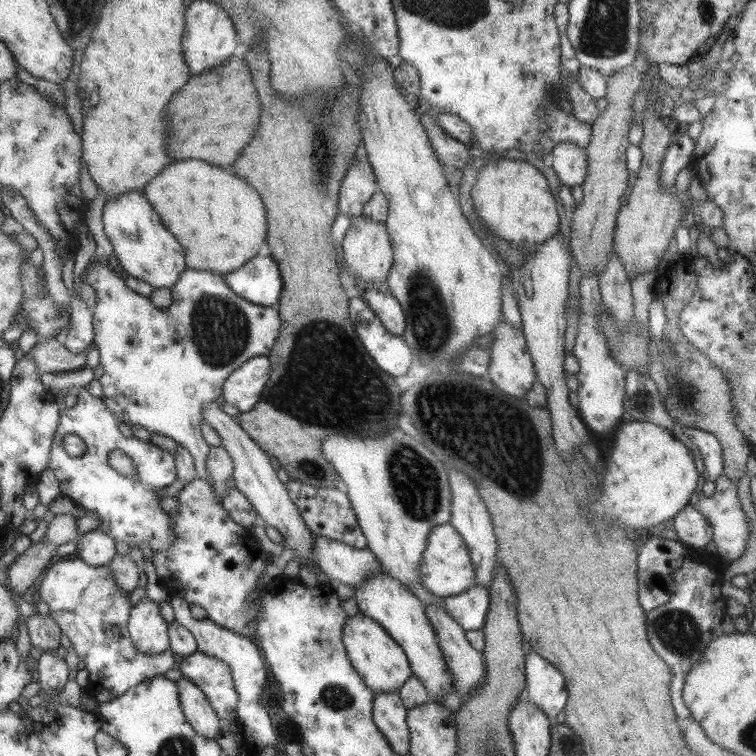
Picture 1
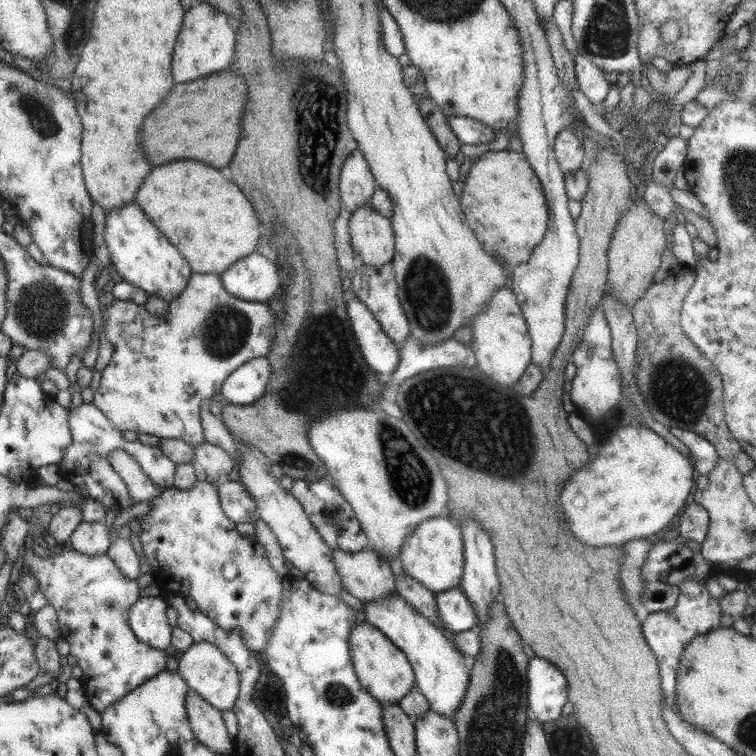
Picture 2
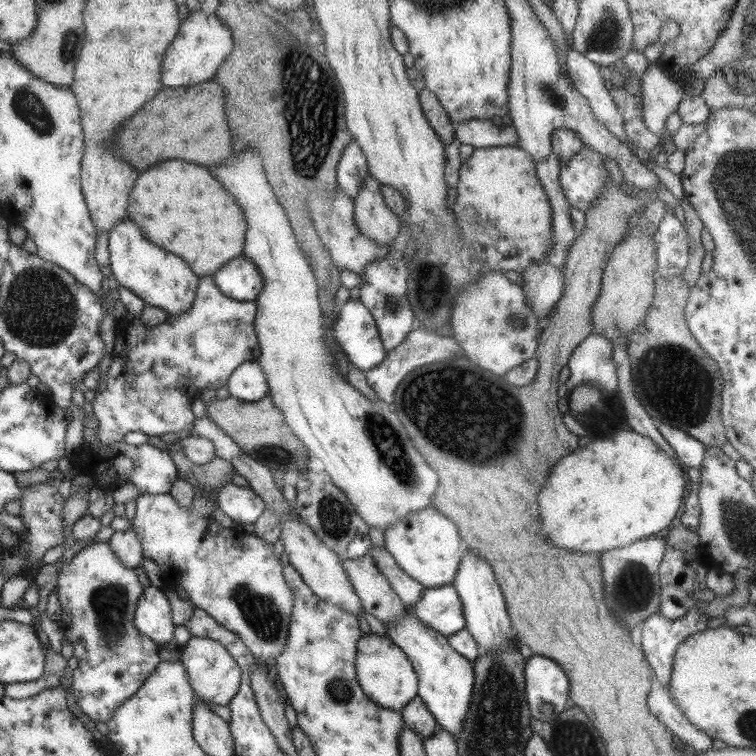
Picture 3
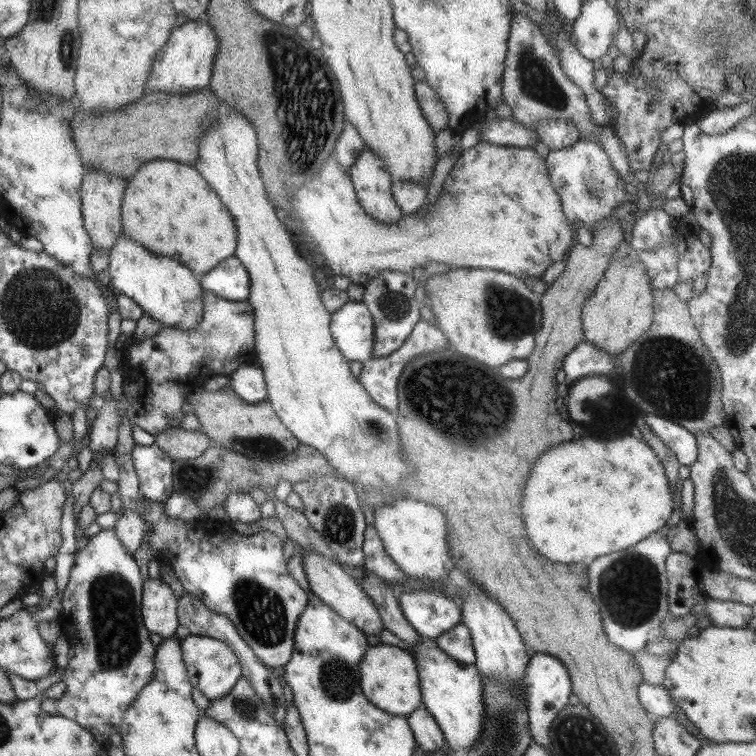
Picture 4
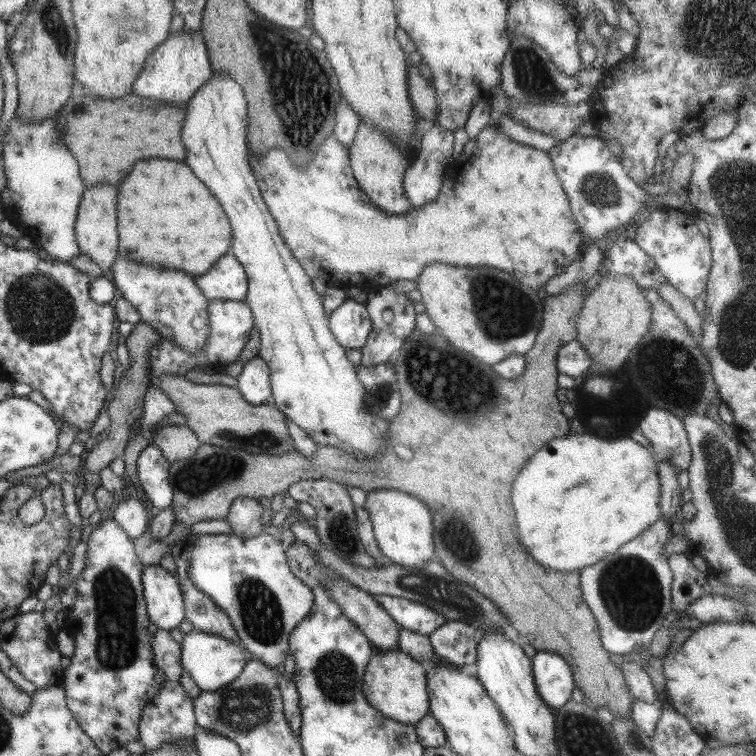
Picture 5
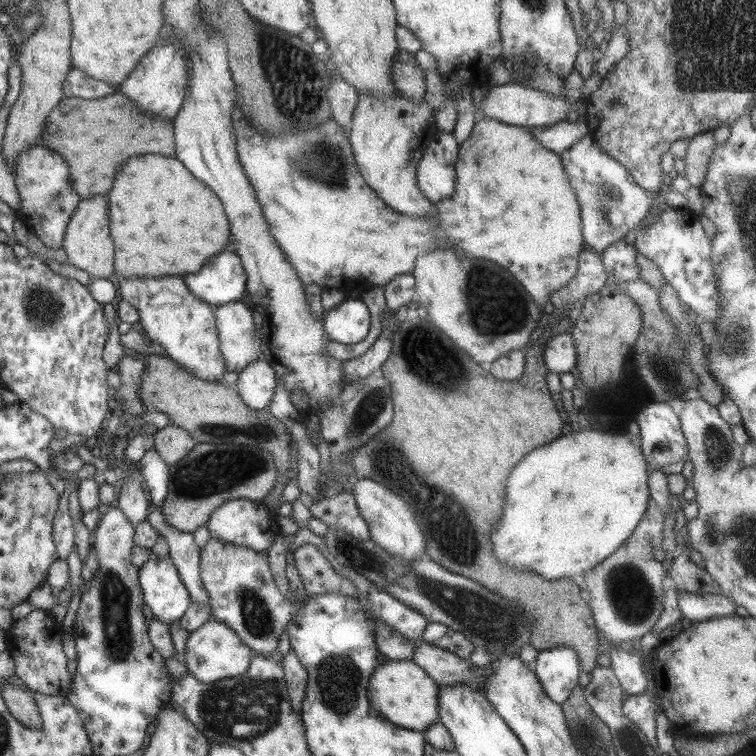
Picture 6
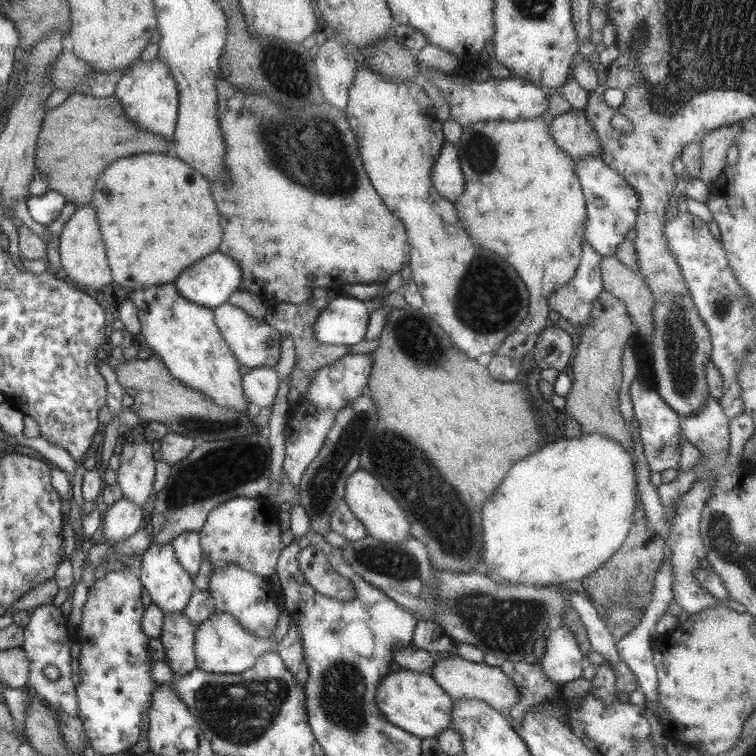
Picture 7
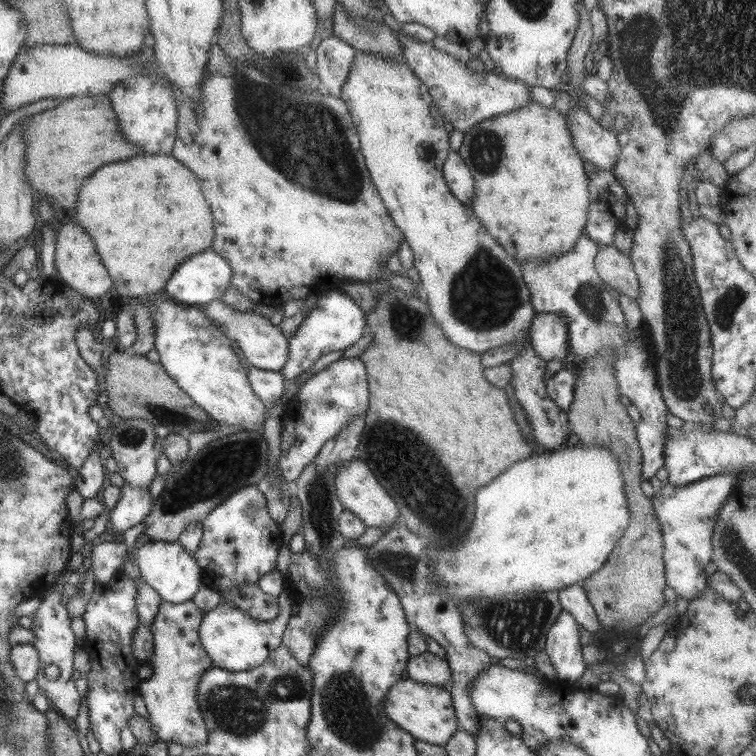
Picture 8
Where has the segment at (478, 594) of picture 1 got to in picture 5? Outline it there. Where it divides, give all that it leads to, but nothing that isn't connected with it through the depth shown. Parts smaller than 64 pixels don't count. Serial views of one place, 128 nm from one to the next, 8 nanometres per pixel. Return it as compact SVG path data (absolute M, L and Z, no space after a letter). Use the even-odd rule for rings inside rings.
M380 594L372 595L372 597L387 612L387 615L405 630L428 636L435 628L447 622L441 615L423 604Z

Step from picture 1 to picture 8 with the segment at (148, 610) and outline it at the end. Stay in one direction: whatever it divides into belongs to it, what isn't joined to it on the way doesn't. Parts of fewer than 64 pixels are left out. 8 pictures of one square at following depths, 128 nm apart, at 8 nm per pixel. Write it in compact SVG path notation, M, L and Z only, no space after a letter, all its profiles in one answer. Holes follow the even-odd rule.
M151 541L137 548L135 555L135 567L137 567L141 579L157 592L163 602L181 604L191 600L190 598L205 583L202 570L197 565L195 558L189 552L185 552L177 542Z

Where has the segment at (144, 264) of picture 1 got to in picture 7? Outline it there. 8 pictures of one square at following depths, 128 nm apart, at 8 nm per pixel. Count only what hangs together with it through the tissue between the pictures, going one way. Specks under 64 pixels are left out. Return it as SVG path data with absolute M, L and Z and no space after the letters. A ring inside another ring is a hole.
M172 282L128 293L140 322L137 340L146 349L153 350L173 378L187 388L204 394L217 406L235 412L247 409L249 414L254 414L255 409L248 404L243 392L239 364L215 326L212 309L185 300Z

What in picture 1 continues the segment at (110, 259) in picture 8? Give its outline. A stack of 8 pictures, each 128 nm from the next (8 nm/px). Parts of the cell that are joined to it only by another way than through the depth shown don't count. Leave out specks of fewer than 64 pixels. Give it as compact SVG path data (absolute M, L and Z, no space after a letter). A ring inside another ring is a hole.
M183 160L167 166L141 192L161 224L181 244L186 268L231 272L257 255L259 246L266 240L266 210L257 192L203 160Z

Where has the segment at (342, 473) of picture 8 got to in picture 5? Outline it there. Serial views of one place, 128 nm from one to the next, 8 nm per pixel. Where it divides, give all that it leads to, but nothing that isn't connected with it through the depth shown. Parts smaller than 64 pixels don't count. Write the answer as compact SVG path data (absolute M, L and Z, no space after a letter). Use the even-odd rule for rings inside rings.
M396 490L366 492L364 509L372 524L372 533L379 553L390 564L405 568L423 568L434 558L431 515L429 509L415 497Z

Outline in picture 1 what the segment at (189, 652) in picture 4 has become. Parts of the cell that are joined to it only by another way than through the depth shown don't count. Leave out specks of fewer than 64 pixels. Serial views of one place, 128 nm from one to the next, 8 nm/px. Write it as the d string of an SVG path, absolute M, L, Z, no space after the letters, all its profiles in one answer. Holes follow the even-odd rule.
M195 651L178 659L176 667L181 677L189 680L204 695L224 724L235 722L238 695L233 686L231 671L222 660Z

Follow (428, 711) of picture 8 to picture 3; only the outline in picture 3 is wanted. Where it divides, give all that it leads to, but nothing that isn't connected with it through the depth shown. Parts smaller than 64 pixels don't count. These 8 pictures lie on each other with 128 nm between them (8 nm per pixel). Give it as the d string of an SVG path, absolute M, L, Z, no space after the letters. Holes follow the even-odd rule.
M372 632L369 635L362 633L356 647L354 665L356 680L361 691L377 706L399 713L416 697L417 693L417 678L407 656L386 636L379 636Z

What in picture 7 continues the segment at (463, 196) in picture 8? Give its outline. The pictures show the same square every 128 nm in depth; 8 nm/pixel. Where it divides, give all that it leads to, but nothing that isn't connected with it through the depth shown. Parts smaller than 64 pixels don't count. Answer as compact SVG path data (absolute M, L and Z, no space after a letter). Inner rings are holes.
M444 142L432 168L431 180L435 190L451 203L455 203L464 190L460 159L456 147Z

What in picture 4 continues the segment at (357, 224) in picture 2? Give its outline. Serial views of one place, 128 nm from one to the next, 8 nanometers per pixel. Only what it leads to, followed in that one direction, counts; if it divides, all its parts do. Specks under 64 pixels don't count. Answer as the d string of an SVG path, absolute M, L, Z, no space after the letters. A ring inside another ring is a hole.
M363 147L348 170L357 202L361 209L380 223L394 223L401 217L391 198L392 176L383 161L369 148Z

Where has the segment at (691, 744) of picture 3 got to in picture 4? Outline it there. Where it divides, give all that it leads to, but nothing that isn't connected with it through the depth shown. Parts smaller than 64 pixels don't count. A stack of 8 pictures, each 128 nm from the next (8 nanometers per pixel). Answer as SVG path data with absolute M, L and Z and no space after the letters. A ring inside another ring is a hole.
M639 682L637 686L637 698L639 704L644 708L647 714L654 718L678 717L678 721L685 723L677 711L673 700L669 697L667 690L663 686L652 686L647 682Z

